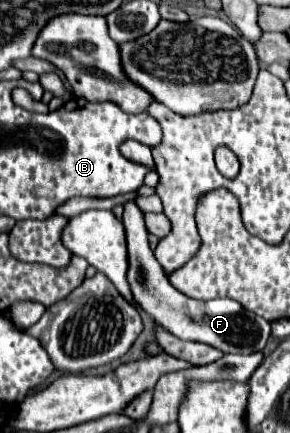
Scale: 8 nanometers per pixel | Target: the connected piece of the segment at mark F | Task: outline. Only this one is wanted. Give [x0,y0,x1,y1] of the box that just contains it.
[122,201,270,353]

